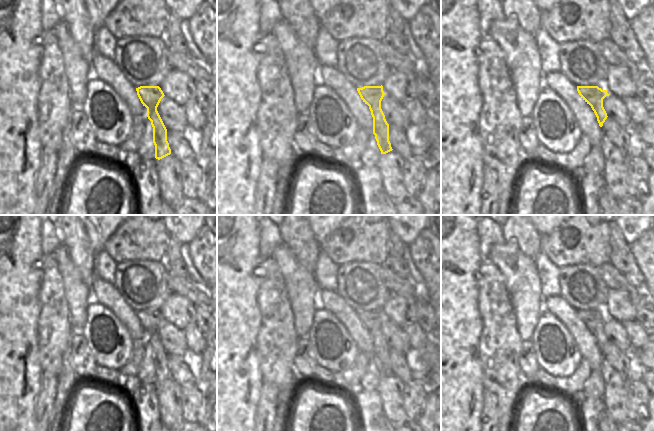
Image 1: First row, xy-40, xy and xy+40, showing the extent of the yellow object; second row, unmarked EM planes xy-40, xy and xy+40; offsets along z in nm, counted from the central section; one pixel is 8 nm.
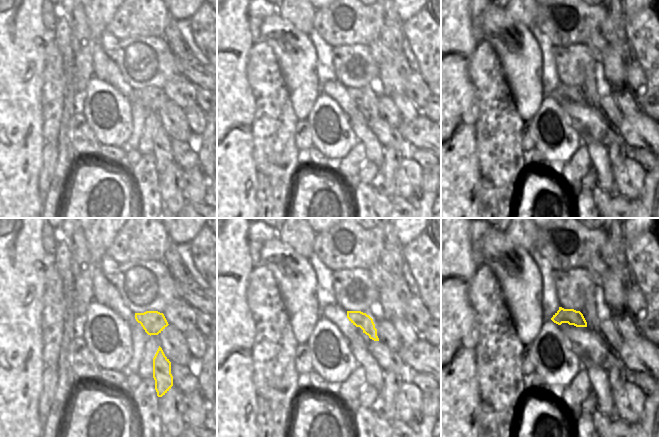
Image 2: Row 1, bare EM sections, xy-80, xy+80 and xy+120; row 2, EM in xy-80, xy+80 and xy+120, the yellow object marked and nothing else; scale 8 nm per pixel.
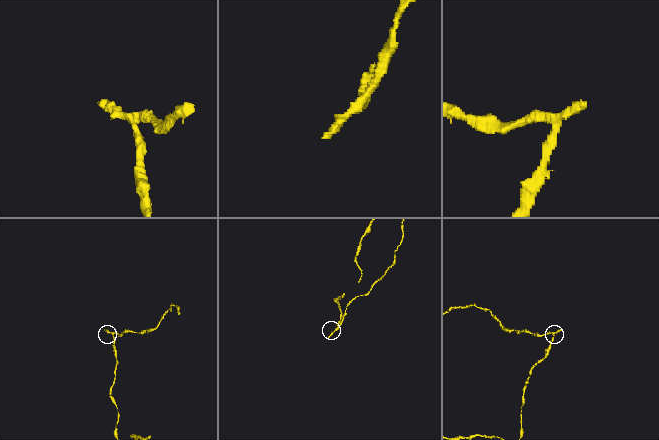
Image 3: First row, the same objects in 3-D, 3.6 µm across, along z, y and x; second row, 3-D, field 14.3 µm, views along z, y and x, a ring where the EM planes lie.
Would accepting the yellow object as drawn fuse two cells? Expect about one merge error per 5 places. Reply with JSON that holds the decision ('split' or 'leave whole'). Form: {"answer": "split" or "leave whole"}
{"answer": "split"}

